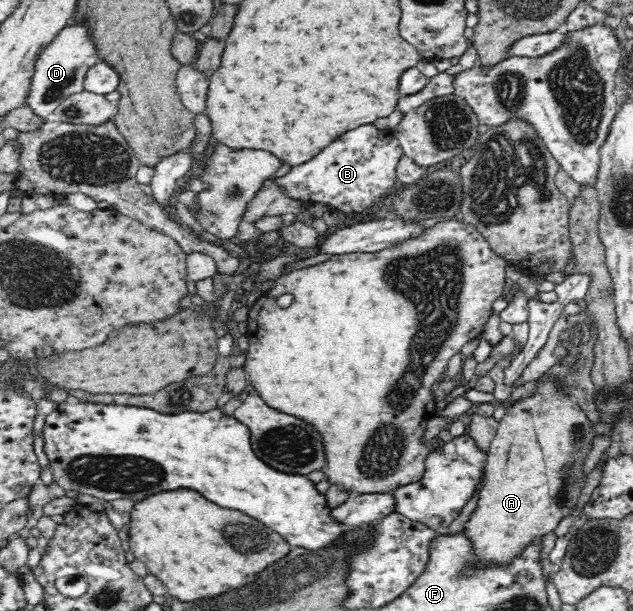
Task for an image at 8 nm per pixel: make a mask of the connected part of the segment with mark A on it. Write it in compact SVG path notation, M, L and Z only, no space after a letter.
M550 377L546 381L538 379L528 397L522 397L507 406L489 445L484 475L486 479L476 501L476 509L463 528L466 540L472 545L472 559L462 569L464 576L470 577L478 569L490 565L504 568L522 557L527 548L543 545L544 537L555 531L564 517L572 514L578 497L582 497L588 471L586 461L594 449L592 441L596 436L596 425L588 419L586 411L568 391L564 377Z

